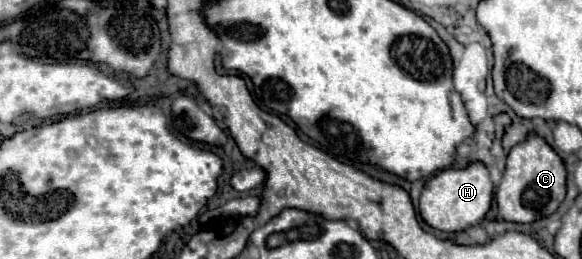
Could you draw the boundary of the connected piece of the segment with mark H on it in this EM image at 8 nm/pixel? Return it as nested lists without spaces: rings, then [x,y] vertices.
[[[476,160],[460,170],[448,168],[448,170],[434,174],[424,184],[418,210],[420,210],[420,216],[424,218],[424,222],[430,224],[432,228],[438,228],[444,232],[458,232],[458,230],[478,224],[486,216],[486,212],[490,210],[490,204],[492,204],[492,190],[494,190],[494,186],[492,186],[488,168]]]

